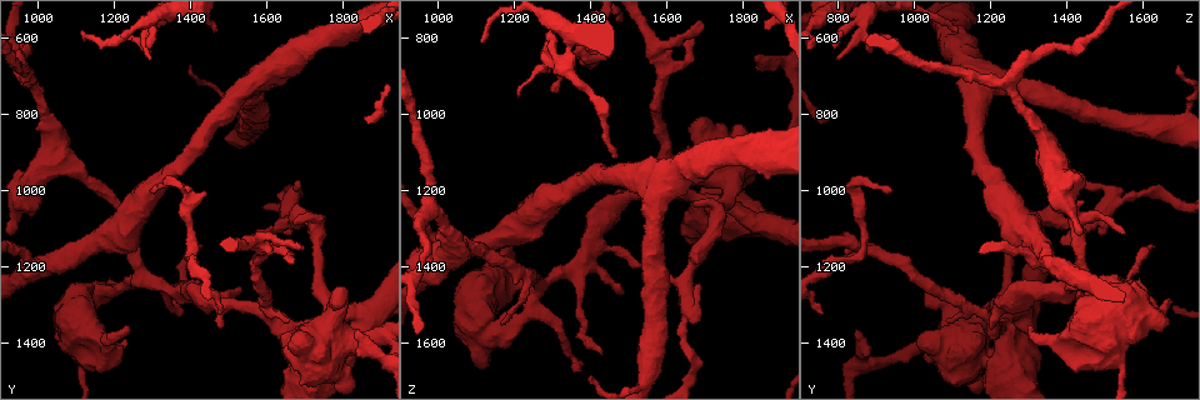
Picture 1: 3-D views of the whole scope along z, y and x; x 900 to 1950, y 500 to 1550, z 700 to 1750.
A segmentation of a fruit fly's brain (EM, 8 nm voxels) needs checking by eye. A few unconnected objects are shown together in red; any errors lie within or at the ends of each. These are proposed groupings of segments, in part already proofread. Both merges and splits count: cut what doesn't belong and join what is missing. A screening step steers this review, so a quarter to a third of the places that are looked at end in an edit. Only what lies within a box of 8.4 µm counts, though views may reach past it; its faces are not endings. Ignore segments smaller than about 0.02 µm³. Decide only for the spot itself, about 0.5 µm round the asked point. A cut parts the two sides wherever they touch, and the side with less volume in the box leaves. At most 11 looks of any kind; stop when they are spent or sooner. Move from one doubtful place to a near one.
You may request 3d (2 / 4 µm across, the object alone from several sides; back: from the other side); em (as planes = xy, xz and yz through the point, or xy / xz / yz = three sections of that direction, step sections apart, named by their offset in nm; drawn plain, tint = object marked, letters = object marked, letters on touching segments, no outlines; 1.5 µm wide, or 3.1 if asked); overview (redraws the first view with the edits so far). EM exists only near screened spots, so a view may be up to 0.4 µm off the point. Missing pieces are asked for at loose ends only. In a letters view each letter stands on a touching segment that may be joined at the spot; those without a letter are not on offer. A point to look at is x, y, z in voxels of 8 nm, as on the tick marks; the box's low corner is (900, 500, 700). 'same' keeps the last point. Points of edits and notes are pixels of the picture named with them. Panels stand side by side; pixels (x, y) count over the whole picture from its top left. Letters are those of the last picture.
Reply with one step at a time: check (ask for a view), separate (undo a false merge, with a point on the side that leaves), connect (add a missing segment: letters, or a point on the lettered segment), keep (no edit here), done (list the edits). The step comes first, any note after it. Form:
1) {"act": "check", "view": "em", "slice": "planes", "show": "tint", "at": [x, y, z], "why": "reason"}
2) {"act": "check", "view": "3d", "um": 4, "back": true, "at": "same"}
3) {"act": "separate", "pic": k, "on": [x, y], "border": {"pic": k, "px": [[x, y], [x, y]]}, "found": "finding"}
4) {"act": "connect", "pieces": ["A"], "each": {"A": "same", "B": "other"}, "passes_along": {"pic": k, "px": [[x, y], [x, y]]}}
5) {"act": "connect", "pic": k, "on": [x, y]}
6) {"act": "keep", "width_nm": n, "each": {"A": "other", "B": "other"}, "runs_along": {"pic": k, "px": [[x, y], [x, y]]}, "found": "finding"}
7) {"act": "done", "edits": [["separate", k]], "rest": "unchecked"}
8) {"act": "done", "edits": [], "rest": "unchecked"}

{"act": "check", "view": "em", "slice": "planes", "show": "plain", "at": [1400, 665, 1695], "why": "tapers out"}

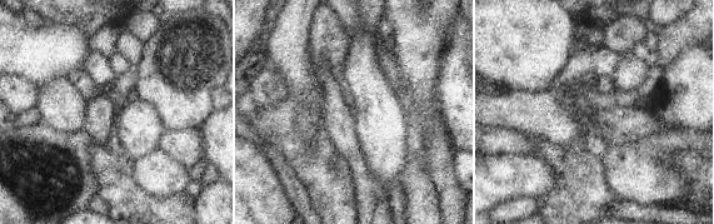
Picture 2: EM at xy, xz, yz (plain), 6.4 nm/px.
{"act": "check", "view": "em", "slice": "planes", "show": "letters", "at": "same"}

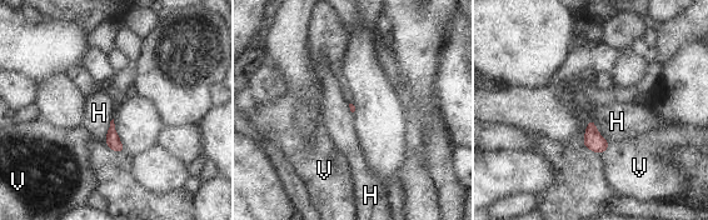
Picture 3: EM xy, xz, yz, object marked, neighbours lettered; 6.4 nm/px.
{"act": "keep", "each": {"H": "other", "V": "other"}, "border": {"pic": 3, "px": [[592, 118], [597, 131], [608, 143]]}, "found": "no lettered segment goes on from it"}

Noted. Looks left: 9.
{"act": "check", "view": "em", "slice": "xy", "step": 8, "show": "tint", "at": [1210, 615, 945], "why": "tapers out"}

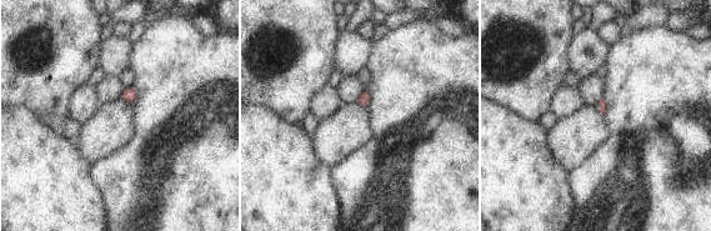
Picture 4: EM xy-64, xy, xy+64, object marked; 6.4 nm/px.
{"act": "check", "view": "em", "slice": "planes", "show": "letters", "at": "same"}

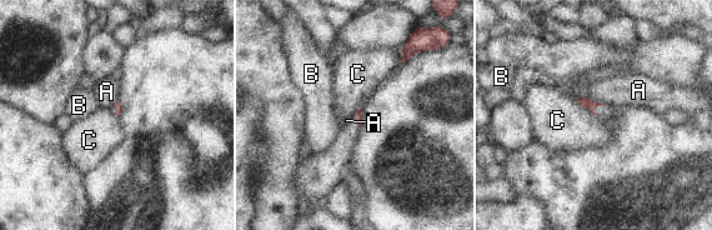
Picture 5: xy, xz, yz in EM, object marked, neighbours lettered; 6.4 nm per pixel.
{"act": "keep", "each": {"A": "other", "B": "other", "C": "other"}, "border": {"pic": 5, "px": [[573, 99], [597, 116]]}, "found": "none of them fits"}

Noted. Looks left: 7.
{"act": "check", "view": "3d", "um": 4, "at": [1655, 1335, 1090], "why": "an open end"}

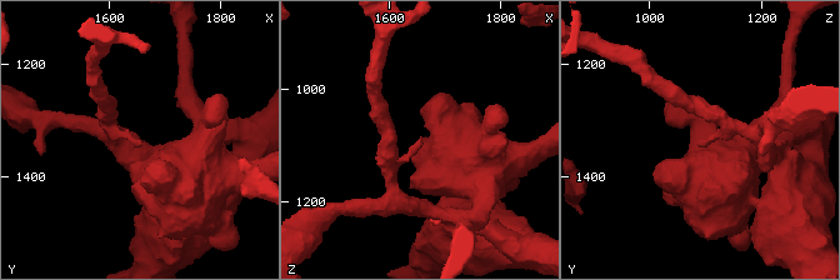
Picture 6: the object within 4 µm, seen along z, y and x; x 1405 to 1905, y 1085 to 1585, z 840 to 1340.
{"act": "check", "view": "em", "slice": "yz", "step": 8, "show": "tint", "at": [1655, 1335, 1090]}

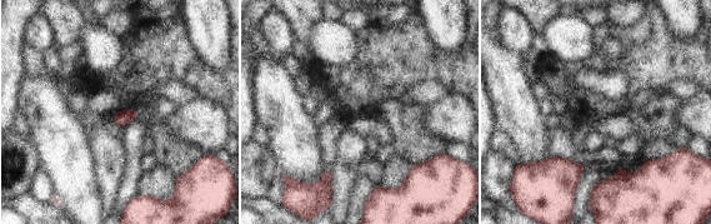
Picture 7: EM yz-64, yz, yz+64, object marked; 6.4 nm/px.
{"act": "check", "view": "em", "slice": "planes", "show": "letters", "at": "same"}

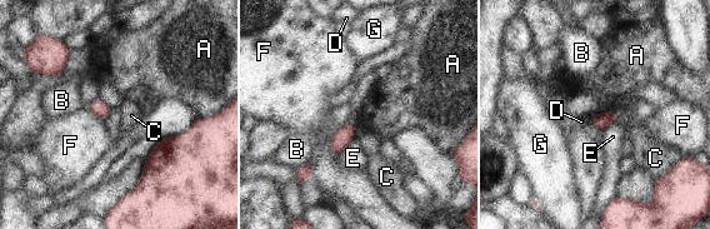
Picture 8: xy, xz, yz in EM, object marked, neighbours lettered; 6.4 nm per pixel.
{"act": "keep", "width_nm": 100, "each": {"A": "other", "B": "other", "C": "other", "D": "other", "E": "other", "F": "other", "G": "other"}, "found": "none of them fits"}

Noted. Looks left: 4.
{"act": "check", "view": "em", "slice": "planes", "show": "letters", "at": [1835, 1370, 840], "why": "branch stops here"}

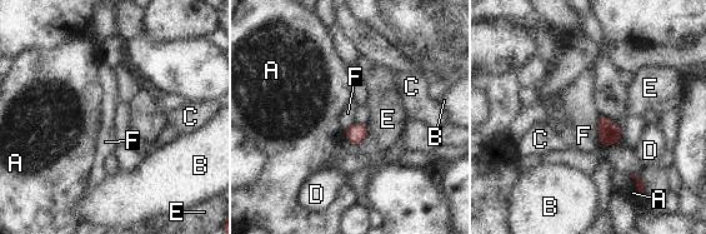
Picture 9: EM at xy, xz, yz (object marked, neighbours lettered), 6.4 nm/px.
{"act": "keep", "longest_contact_nm": ["F", 190], "each": {"A": "other", "B": "other", "C": "other", "D": "other", "E": "other", "F": "other"}, "found": "no lettered segment goes on from it"}

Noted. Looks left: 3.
{"act": "done", "edits": [], "rest": "unchecked"}

